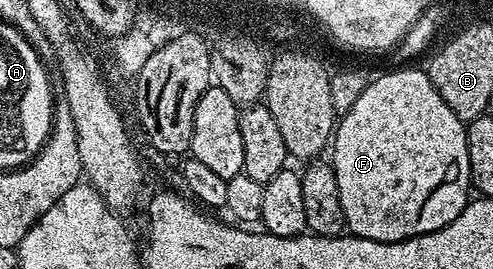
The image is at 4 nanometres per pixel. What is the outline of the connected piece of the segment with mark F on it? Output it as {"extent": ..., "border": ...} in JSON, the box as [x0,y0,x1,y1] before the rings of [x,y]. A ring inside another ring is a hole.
{"extent":[332,70,472,242],"border":[[[390,70],[382,74],[378,79],[367,81],[364,92],[360,92],[356,104],[348,108],[348,112],[337,119],[336,129],[332,135],[332,150],[334,146],[334,158],[332,165],[336,172],[336,188],[340,188],[340,208],[344,208],[344,220],[346,230],[355,238],[367,238],[377,242],[403,242],[409,238],[415,238],[428,232],[436,232],[444,228],[444,224],[452,224],[460,212],[464,212],[466,203],[471,201],[472,187],[470,185],[470,165],[468,164],[468,144],[466,143],[466,127],[444,104],[440,92],[432,84],[429,73],[422,70]]]}

